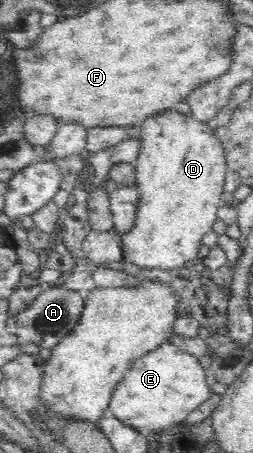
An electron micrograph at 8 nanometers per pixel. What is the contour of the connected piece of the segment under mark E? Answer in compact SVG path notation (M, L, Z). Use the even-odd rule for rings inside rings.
M166 341L131 362L128 374L124 374L112 391L108 409L122 424L147 434L181 423L209 397L206 372L198 359Z

